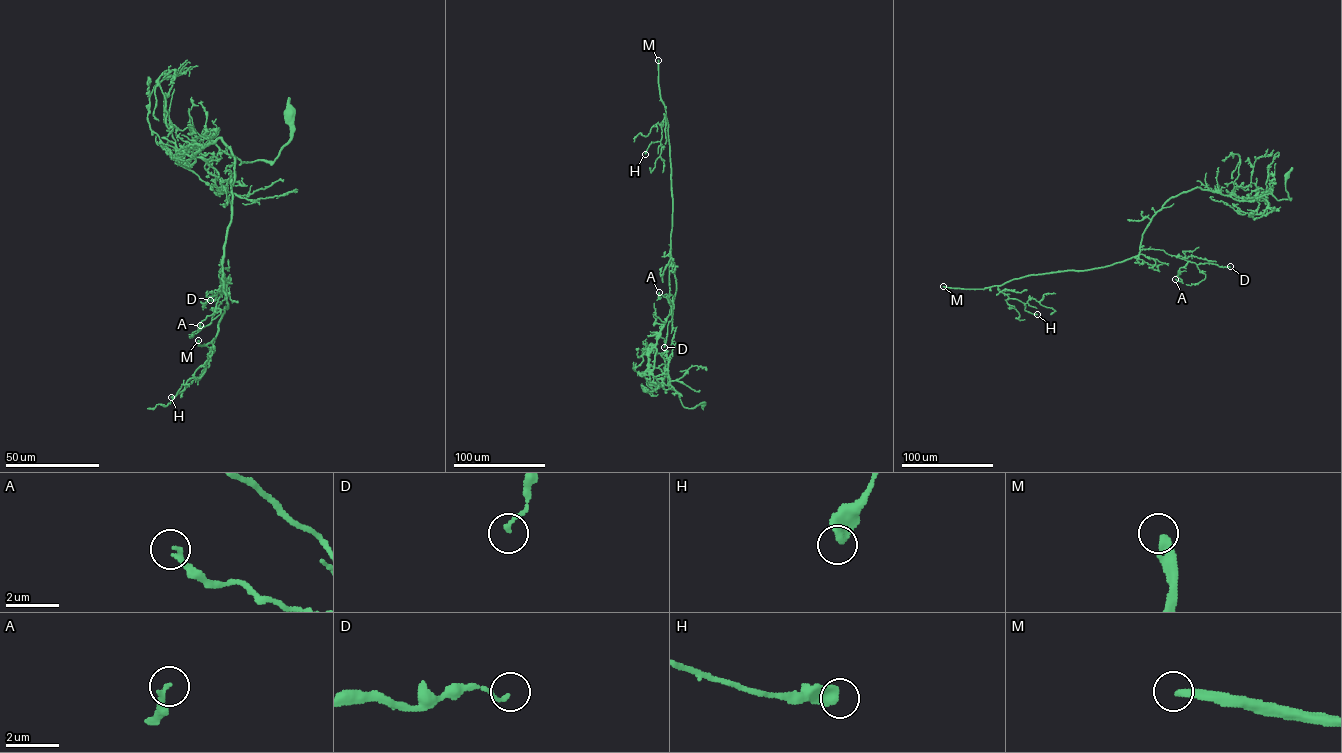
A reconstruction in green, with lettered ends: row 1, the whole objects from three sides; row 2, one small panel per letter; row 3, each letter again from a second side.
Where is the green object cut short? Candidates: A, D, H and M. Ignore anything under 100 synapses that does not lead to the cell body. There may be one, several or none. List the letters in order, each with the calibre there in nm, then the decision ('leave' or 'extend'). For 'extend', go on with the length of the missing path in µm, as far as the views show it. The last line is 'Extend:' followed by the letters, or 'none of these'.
A: calibre 180 nm; leave
D: calibre 140 nm; leave
H: calibre 420 nm; leave
M: calibre 300 nm; extend; missing 650 µm
Extend: M

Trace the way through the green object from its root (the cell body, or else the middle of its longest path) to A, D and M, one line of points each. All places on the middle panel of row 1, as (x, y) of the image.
A: (702, 403), (684, 407), (679, 393), (664, 388), (652, 372), (675, 292), (670, 257), (670, 305), (659, 292)
D: (702, 403), (684, 407), (679, 393), (664, 388), (652, 372), (675, 292), (670, 257), (672, 318), (664, 347)
M: (702, 403), (684, 407), (679, 393), (664, 388), (652, 372), (676, 287), (658, 60)

